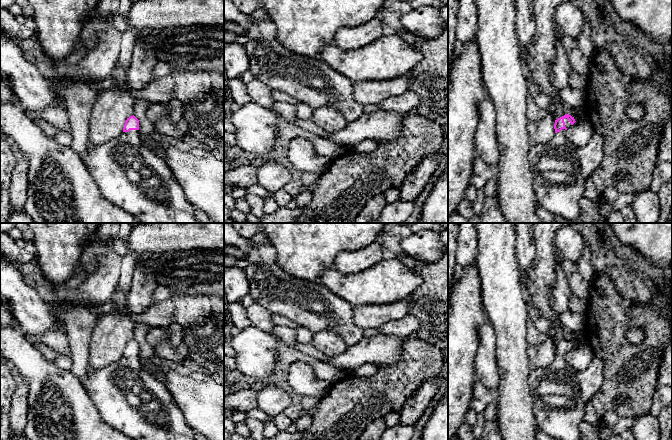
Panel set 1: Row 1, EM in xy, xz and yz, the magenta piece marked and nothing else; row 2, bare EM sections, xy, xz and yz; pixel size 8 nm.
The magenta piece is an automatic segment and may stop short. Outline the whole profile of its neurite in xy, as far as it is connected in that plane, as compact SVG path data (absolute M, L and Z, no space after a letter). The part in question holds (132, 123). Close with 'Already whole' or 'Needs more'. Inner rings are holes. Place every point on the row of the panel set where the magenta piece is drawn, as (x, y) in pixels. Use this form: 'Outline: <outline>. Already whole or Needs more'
Outline: M133 115L127 118L123 132L116 138L100 146L88 142L81 158L103 196L133 215L139 223L201 223L195 216L196 208L187 200L165 160L143 144L138 130L139 120Z. Needs more

